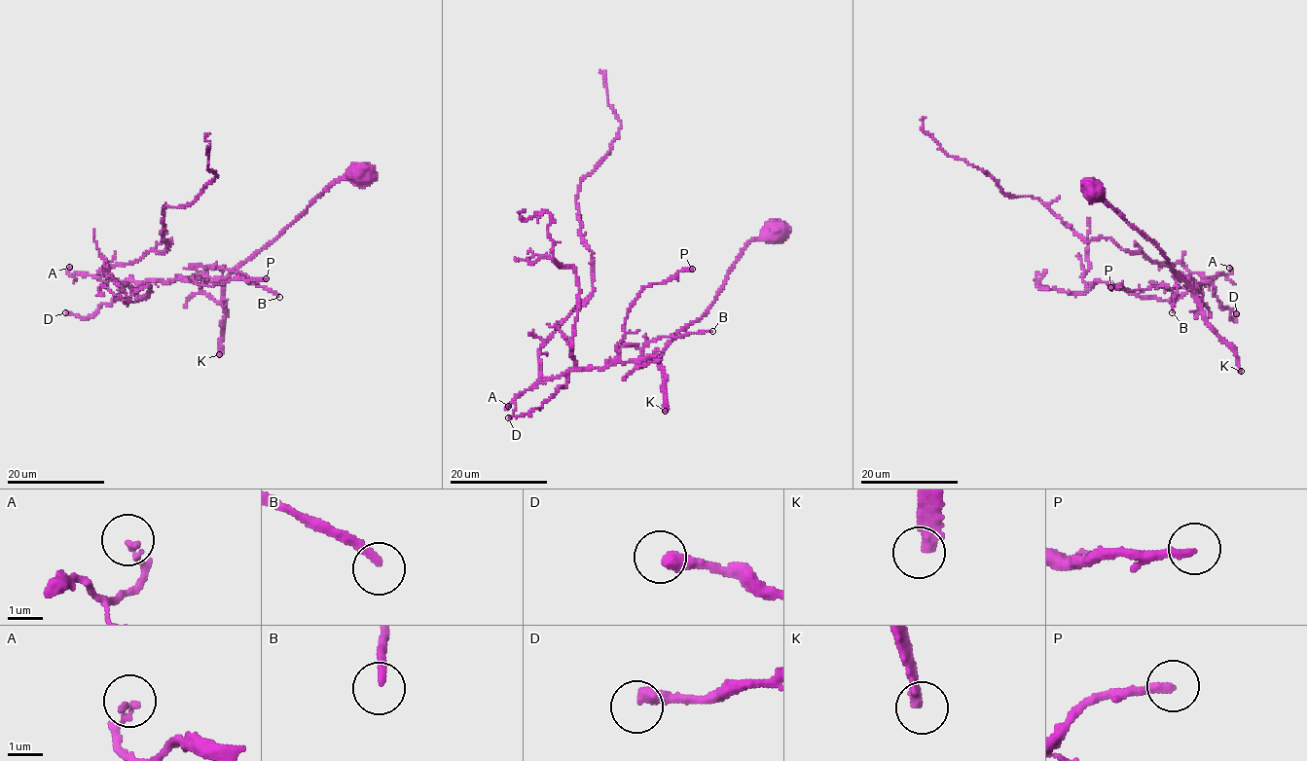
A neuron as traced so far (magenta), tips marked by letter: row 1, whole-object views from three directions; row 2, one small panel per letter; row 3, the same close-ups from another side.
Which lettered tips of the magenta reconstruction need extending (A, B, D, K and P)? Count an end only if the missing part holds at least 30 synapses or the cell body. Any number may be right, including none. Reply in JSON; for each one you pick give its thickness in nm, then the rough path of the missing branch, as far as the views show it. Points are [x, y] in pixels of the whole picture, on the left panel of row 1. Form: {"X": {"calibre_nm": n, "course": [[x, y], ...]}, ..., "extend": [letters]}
{"K": {"calibre_nm": 340}, "extend": ["K"]}

